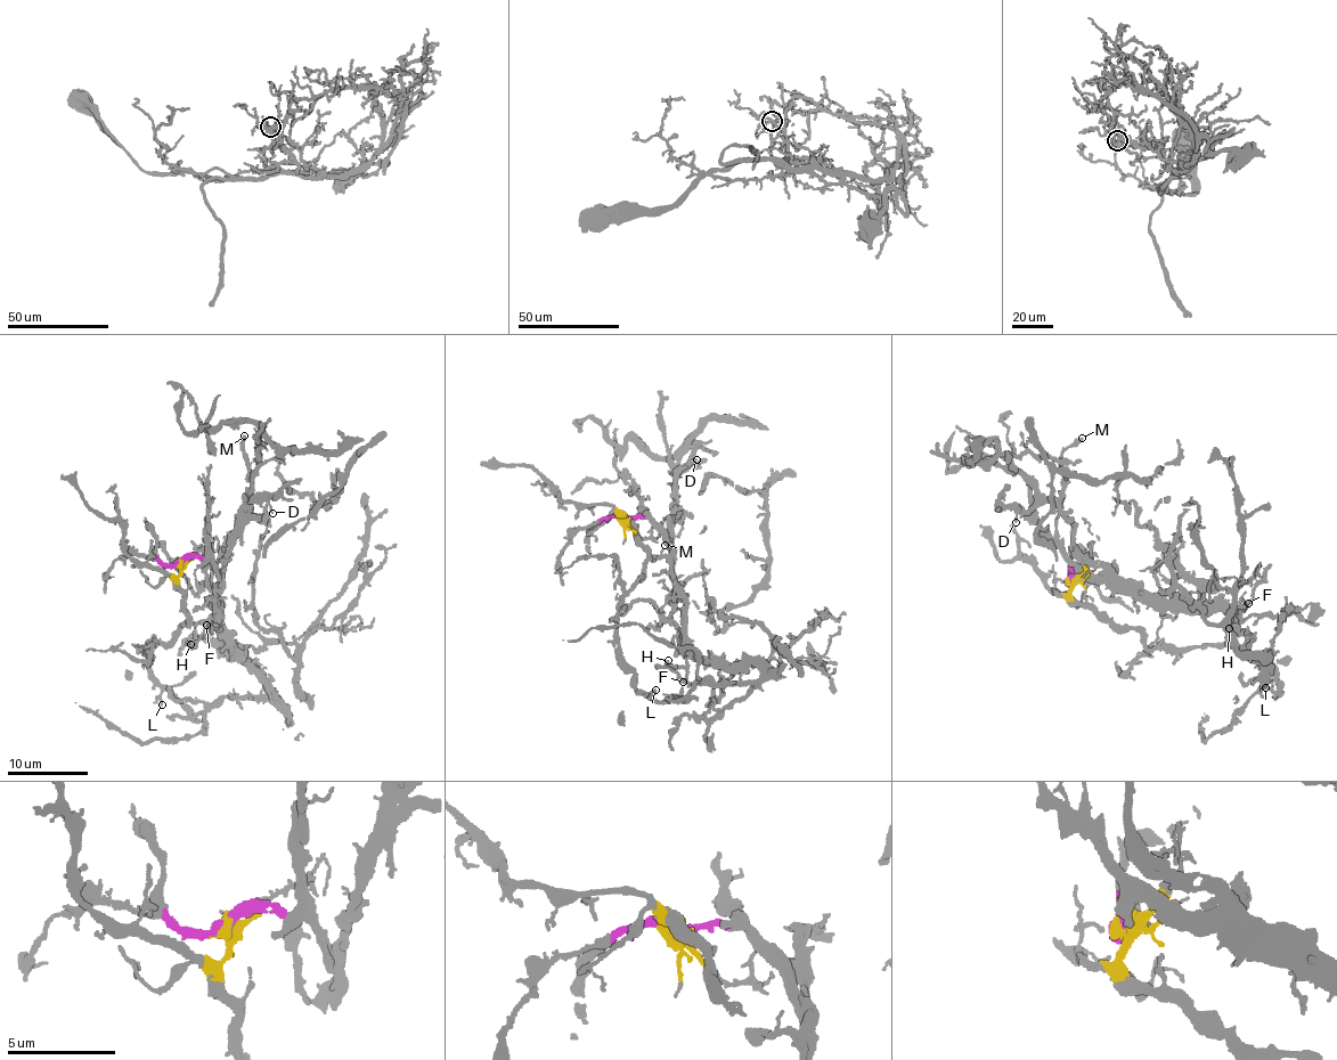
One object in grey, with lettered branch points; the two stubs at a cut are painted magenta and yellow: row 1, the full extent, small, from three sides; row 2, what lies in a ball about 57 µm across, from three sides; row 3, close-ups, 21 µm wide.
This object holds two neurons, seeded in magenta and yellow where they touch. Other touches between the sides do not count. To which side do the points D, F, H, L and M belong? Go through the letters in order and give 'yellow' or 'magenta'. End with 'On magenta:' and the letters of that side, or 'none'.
D: magenta
F: magenta
H: magenta
L: yellow
M: magenta
On magenta: D, F, H, M

